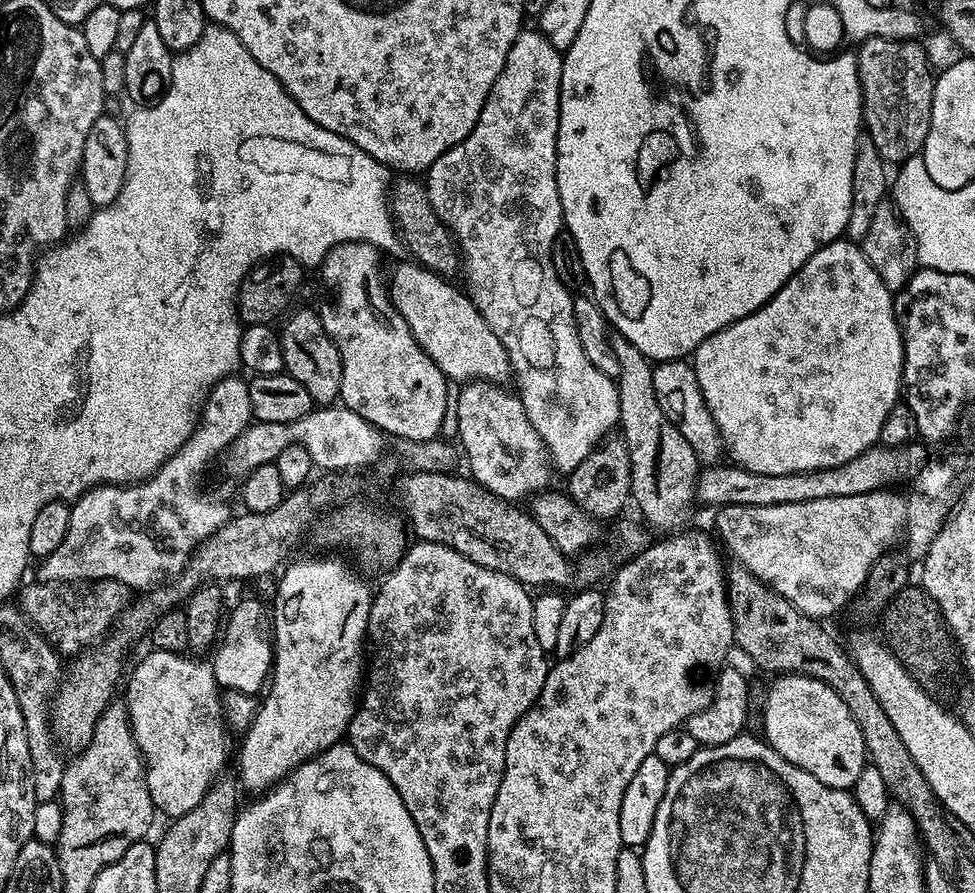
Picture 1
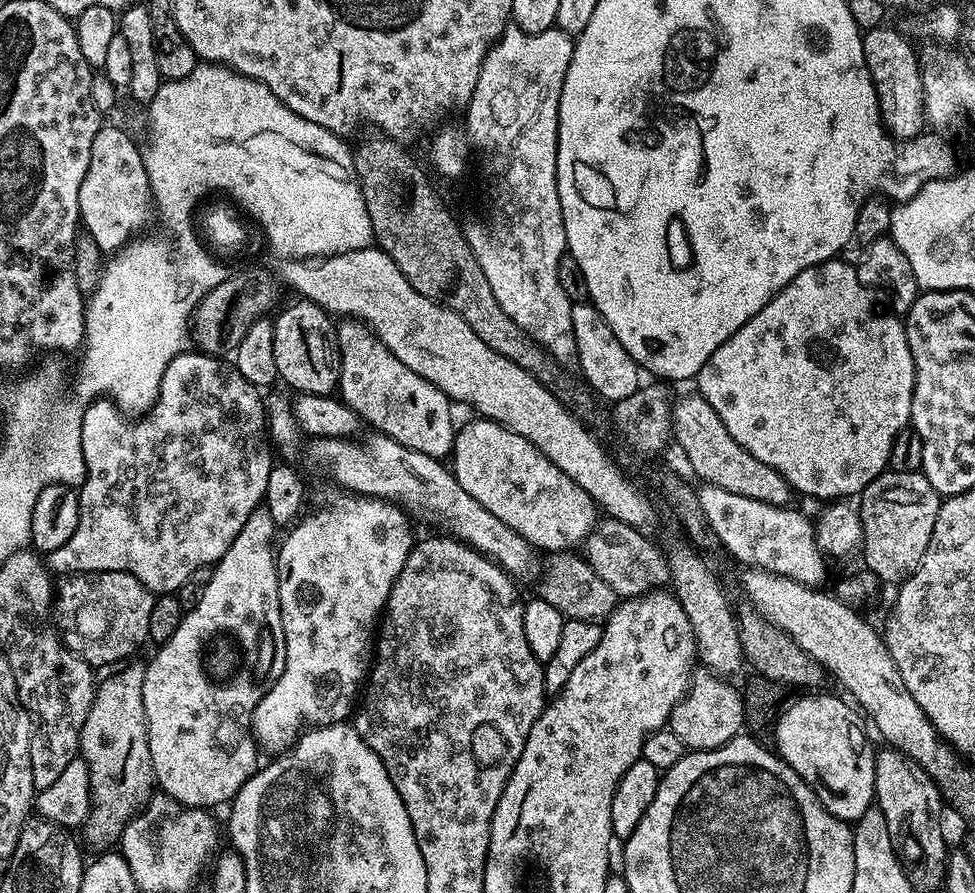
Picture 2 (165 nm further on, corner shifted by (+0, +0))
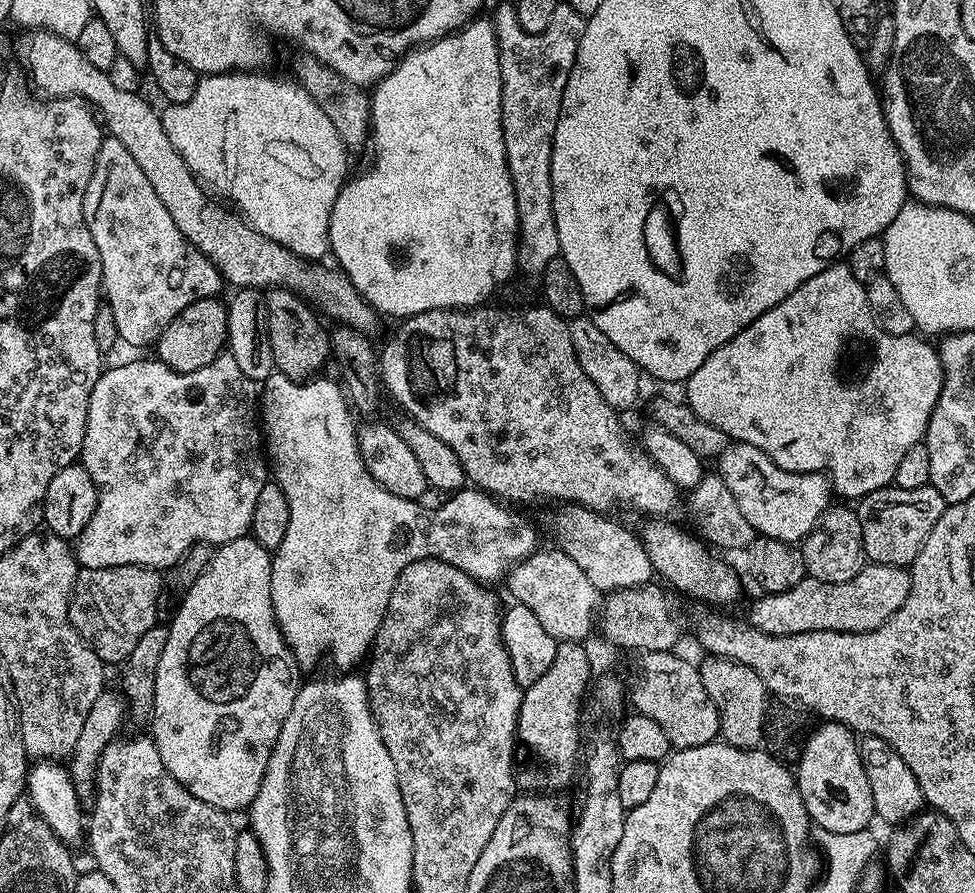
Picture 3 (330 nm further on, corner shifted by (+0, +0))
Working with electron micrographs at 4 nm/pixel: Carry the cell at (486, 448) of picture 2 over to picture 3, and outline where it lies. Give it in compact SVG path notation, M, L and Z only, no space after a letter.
M565 504L557 509L552 516L552 536L556 539L555 547L580 567L582 574L586 574L590 586L594 586L597 593L607 594L623 588L640 588L653 579L652 563L644 549L643 539L637 533L635 536L630 529L623 528L618 521L612 520L616 518L609 518L601 512L594 512L577 504Z

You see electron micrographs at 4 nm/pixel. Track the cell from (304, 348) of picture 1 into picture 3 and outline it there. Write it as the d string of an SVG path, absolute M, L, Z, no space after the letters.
M289 288L267 289L264 292L264 305L268 311L268 333L270 350L274 350L275 371L286 374L292 380L315 377L319 373L316 371L324 363L329 363L332 355L330 332L327 327L324 329L320 325L321 317L313 311L309 301Z

